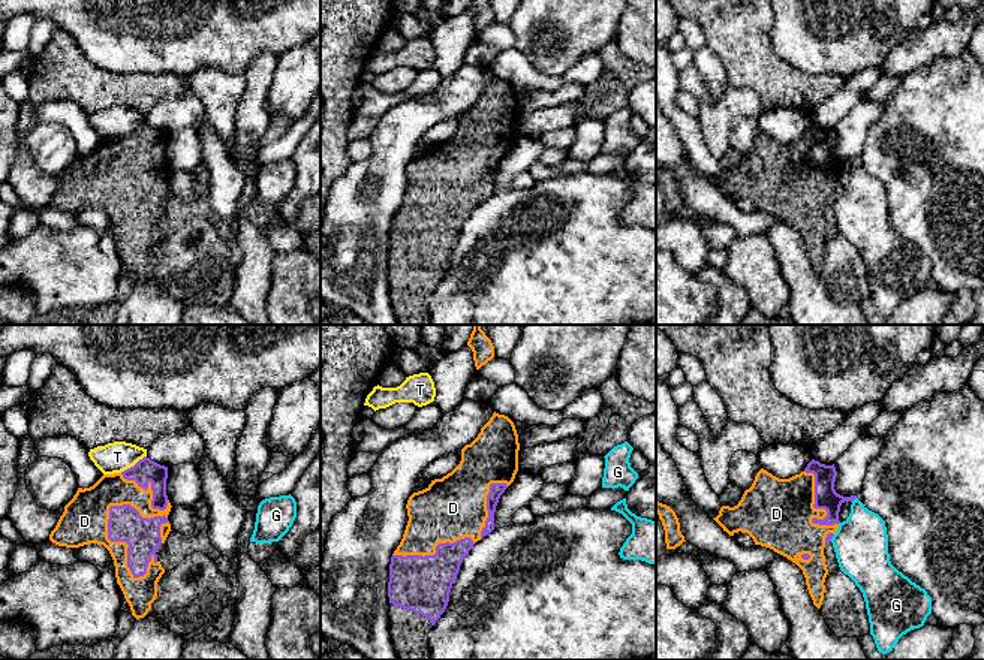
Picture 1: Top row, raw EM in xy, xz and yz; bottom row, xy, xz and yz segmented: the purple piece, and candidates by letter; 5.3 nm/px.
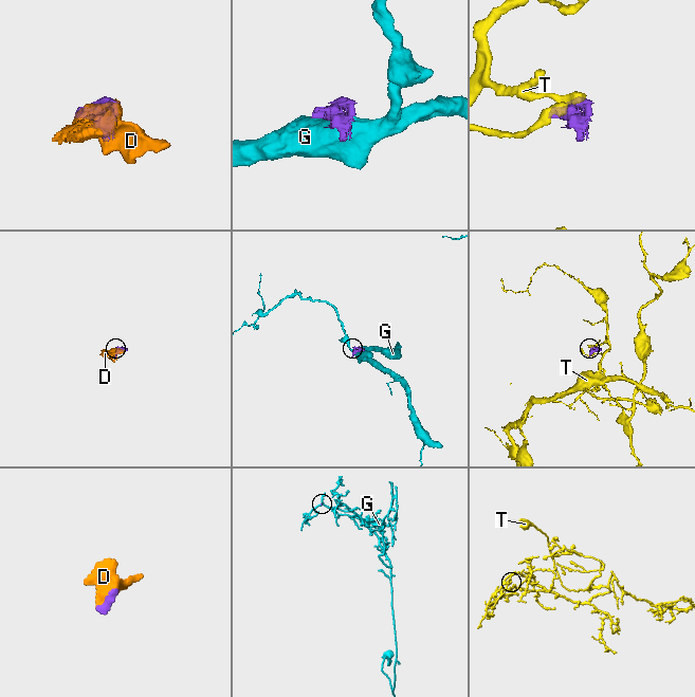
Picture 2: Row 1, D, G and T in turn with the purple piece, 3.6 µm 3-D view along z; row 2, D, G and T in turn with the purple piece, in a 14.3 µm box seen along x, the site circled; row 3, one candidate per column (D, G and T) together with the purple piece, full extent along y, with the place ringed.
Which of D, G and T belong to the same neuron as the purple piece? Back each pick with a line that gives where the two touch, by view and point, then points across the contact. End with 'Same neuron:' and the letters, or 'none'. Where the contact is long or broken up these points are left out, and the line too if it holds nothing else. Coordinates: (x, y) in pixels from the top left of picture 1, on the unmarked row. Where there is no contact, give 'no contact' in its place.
D: contact xy (119, 205)
Same neuron: D

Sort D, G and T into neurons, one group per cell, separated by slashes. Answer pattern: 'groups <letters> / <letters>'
groups D / G / T

